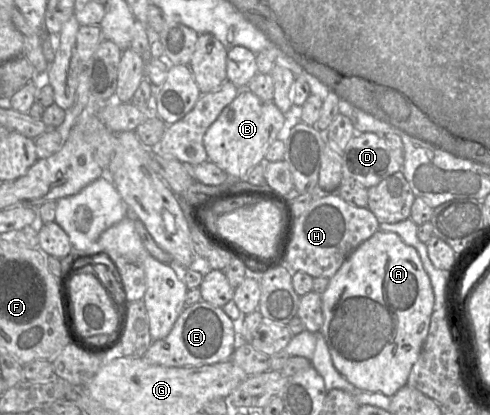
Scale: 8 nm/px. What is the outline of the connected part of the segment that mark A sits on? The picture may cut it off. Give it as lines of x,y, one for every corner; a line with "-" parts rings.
378,230
369,239
361,243
344,261
337,273
330,278
327,289
321,294
323,326
320,330
327,343
332,362
338,372
349,381
355,389
367,392
380,392
388,397
395,395
407,384
413,365
419,358
422,347
429,333
430,321
434,311
435,295
430,278
425,271
416,249
407,245
396,233

